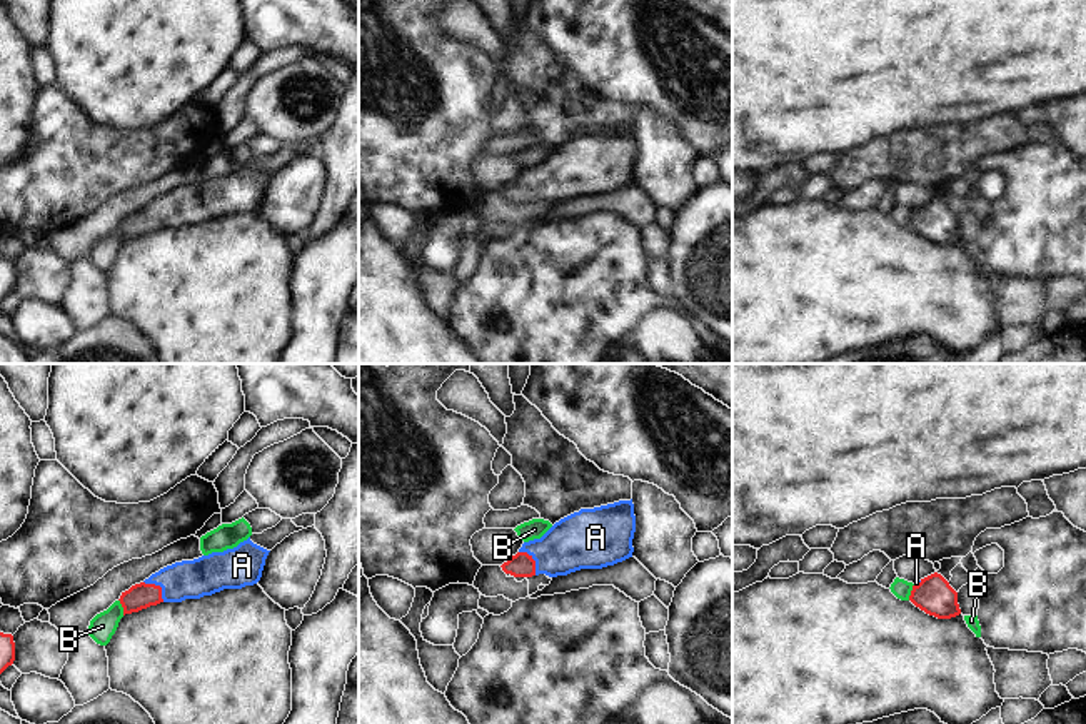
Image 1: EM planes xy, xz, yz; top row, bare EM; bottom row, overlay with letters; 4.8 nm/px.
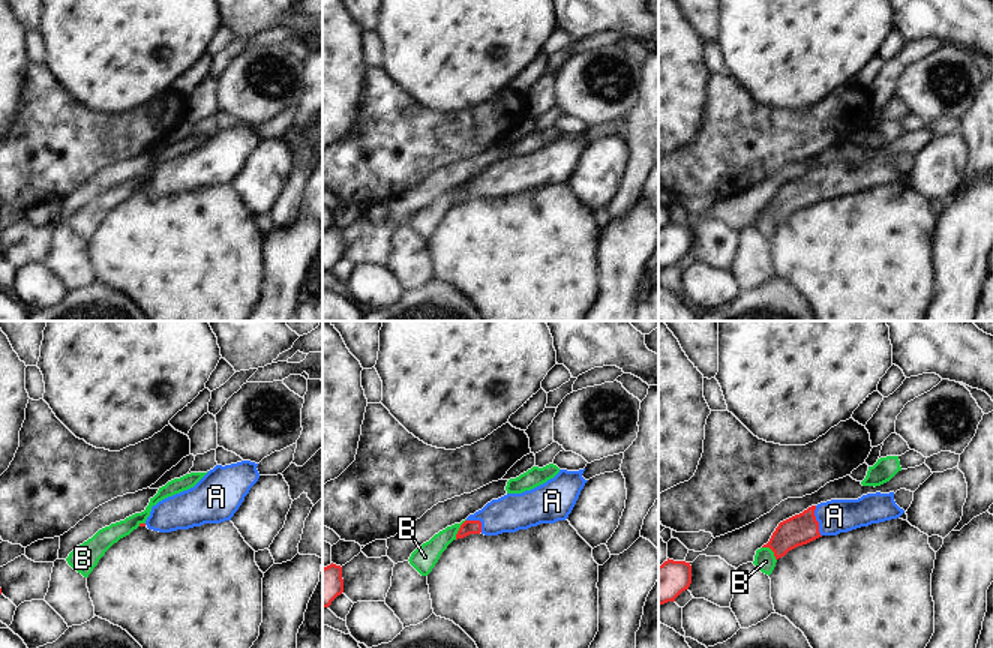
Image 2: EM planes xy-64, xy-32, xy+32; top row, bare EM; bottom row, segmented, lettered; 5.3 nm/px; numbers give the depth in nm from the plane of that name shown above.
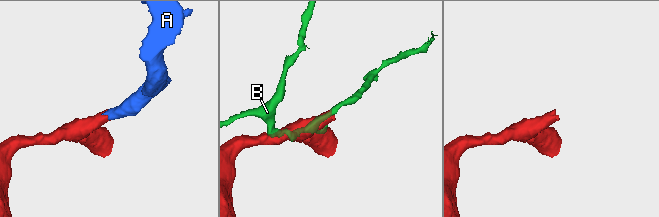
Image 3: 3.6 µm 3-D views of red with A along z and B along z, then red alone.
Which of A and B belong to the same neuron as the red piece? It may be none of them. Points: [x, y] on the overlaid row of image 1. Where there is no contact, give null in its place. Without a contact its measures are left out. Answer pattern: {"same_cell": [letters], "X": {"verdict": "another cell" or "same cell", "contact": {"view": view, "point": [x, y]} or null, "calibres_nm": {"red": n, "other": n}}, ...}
{"same_cell": ["A"], "A": {"verdict": "same cell", "contact": {"view": "xy", "point": [159, 586]}, "calibres_nm": {"red": 130, "other": 190}}, "B": {"verdict": "another cell", "contact": {"view": "xy", "point": [122, 606]}, "calibres_nm": {"red": 130, "other": 120}}}

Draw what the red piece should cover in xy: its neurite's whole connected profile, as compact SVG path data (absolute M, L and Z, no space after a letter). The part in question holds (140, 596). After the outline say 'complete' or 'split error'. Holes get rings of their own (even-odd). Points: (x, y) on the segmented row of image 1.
M249 537L234 549L167 566L122 592L118 601L123 616L160 602L182 602L254 586L262 577L269 552Z; split error

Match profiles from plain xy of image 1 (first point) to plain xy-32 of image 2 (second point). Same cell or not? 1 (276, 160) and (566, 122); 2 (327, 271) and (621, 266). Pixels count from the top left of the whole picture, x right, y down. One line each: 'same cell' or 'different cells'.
1: different cells
2: same cell

